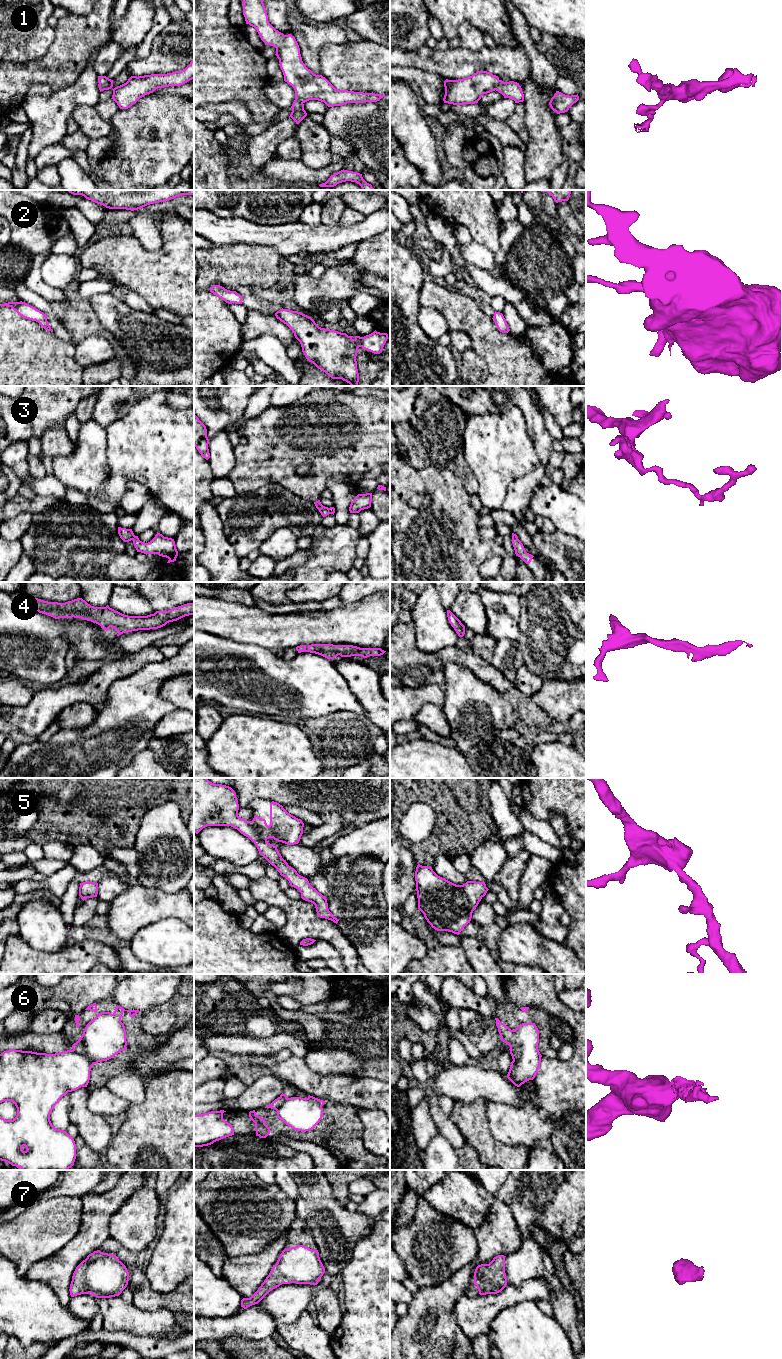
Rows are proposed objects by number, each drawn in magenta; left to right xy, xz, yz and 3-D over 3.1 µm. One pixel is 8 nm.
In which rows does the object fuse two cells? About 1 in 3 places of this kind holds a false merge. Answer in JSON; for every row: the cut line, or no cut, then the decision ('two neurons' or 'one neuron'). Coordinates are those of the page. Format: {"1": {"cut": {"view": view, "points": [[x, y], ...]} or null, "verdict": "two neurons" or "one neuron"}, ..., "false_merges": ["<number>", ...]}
{"1": {"cut": null, "verdict": "one neuron"}, "2": {"cut": null, "verdict": "one neuron"}, "3": {"cut": null, "verdict": "one neuron"}, "4": {"cut": null, "verdict": "one neuron"}, "5": {"cut": null, "verdict": "one neuron"}, "6": {"cut": {"view": "xy", "points": [[89, 1023], [89, 1042], [86, 1050], [78, 1053]]}, "verdict": "two neurons"}, "7": {"cut": null, "verdict": "one neuron"}, "false_merges": ["6"]}

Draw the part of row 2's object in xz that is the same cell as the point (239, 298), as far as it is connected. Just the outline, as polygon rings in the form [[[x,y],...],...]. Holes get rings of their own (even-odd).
[[[213,285],[210,287],[210,292],[224,300],[228,304],[236,303],[242,304],[243,296],[236,291],[230,291],[220,285]]]

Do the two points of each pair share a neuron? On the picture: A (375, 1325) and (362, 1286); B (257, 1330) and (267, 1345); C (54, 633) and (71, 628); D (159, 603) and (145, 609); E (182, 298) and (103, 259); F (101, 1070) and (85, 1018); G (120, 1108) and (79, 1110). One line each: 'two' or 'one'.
A: one
B: two
C: two
D: two
E: one
F: one
G: two

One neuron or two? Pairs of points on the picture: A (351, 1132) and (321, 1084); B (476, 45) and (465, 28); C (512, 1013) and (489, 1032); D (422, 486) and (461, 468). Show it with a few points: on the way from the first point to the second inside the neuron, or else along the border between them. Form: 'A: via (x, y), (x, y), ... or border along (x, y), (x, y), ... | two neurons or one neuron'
A: border along (325, 1101), (351, 1104), (355, 1107) | two neurons
B: via (473, 41), (467, 32) | one neuron
C: border along (494, 1018), (501, 1040) | two neurons
D: border along (430, 466), (450, 469), (467, 491) | two neurons

